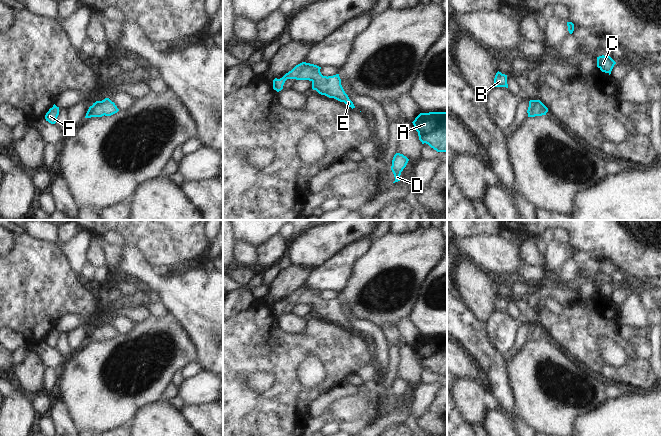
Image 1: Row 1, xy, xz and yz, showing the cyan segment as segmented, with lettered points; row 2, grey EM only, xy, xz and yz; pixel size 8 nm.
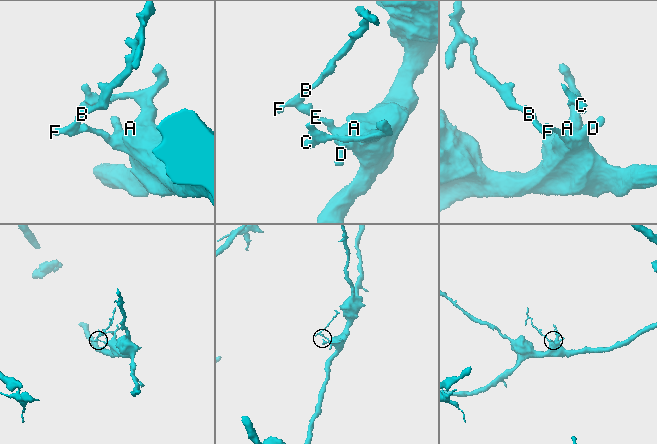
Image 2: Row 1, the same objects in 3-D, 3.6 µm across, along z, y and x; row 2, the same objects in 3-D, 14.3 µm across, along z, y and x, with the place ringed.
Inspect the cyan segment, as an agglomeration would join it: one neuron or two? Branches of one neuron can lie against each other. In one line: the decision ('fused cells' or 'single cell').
single cell

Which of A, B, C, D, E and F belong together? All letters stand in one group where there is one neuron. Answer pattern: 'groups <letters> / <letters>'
groups A B C D E F

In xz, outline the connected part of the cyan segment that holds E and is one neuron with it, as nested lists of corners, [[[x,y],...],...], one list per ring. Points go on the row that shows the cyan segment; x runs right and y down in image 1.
[[[302,62],[282,78],[275,78],[273,80],[273,89],[277,92],[281,91],[287,79],[309,80],[312,82],[312,89],[316,90],[319,94],[344,102],[352,109],[355,108],[353,102],[349,99],[341,85],[339,74],[328,77],[323,76],[320,69],[321,67],[317,65]]]

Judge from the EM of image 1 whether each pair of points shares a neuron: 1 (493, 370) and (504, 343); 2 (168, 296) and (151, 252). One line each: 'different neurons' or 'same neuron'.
1: different neurons
2: different neurons

